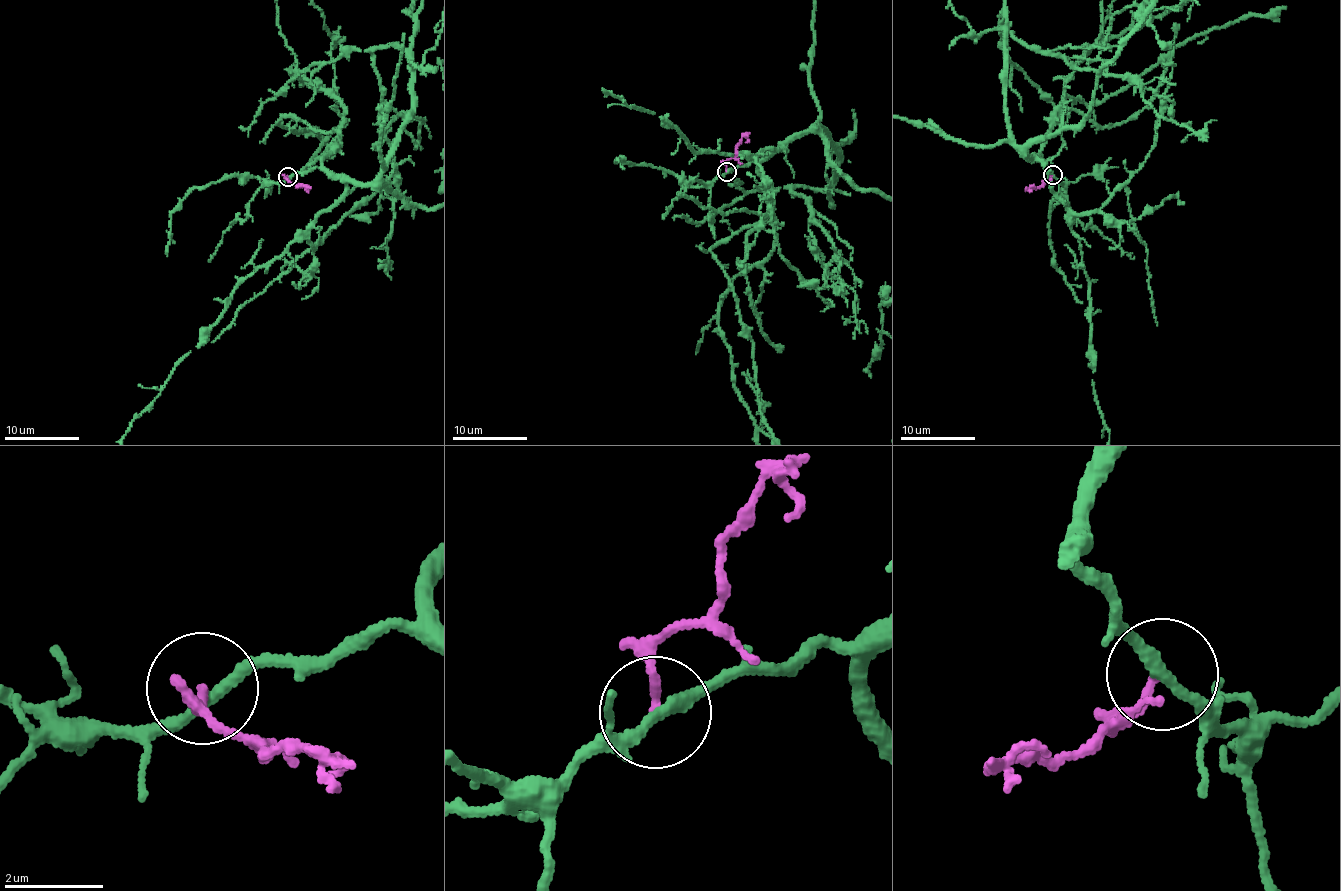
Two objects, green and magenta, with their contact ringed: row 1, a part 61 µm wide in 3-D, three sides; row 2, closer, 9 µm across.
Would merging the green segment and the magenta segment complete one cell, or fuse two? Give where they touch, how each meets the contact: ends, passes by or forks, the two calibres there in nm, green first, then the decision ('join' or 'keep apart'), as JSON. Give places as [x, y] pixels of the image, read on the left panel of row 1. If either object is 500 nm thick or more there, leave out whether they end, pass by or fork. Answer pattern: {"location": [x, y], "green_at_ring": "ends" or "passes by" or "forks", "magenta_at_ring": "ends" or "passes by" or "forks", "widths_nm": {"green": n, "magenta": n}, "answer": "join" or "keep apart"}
{"location": [287, 176], "green_at_ring": "passes by", "magenta_at_ring": "ends", "widths_nm": {"green": 220, "magenta": 160}, "answer": "keep apart"}

